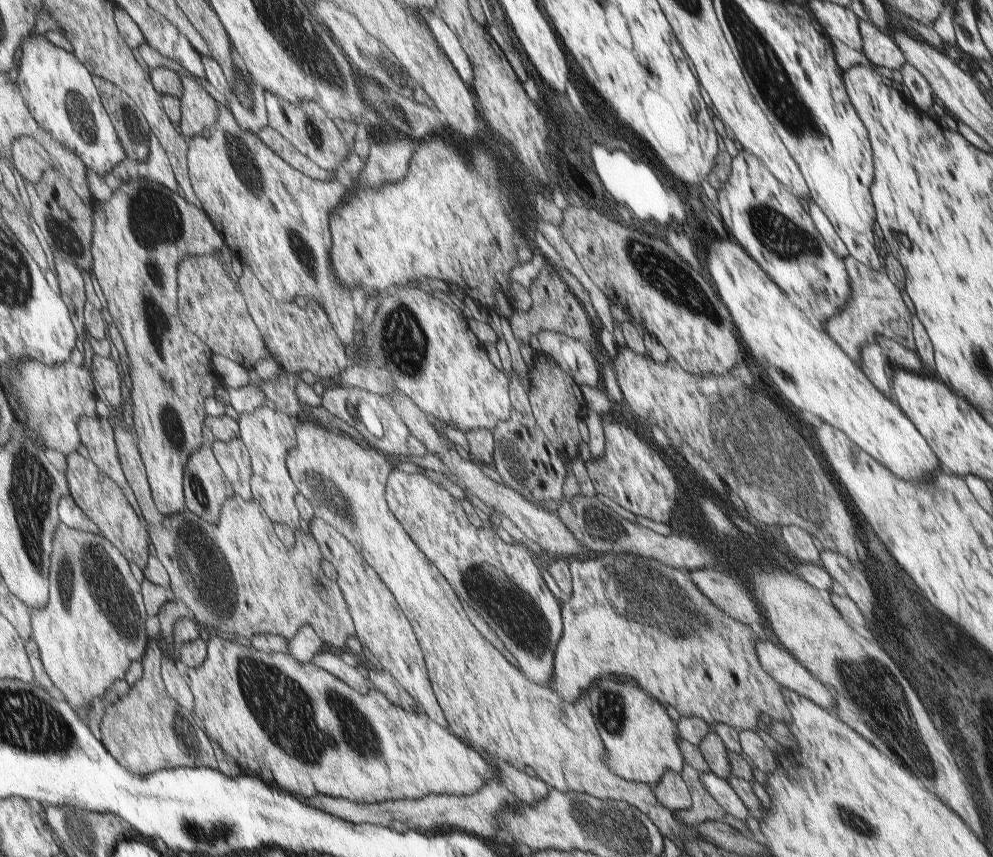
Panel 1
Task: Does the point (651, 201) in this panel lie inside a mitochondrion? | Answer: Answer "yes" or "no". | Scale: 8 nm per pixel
no

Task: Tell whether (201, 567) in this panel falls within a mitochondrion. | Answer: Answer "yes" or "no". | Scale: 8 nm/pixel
yes

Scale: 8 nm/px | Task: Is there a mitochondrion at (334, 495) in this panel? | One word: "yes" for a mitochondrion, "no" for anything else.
yes

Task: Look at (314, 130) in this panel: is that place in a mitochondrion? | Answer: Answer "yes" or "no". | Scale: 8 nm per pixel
yes

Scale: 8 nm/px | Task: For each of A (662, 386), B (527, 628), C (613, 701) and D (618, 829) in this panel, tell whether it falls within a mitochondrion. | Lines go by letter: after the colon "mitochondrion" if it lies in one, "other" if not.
A: other
B: mitochondrion
C: mitochondrion
D: mitochondrion

